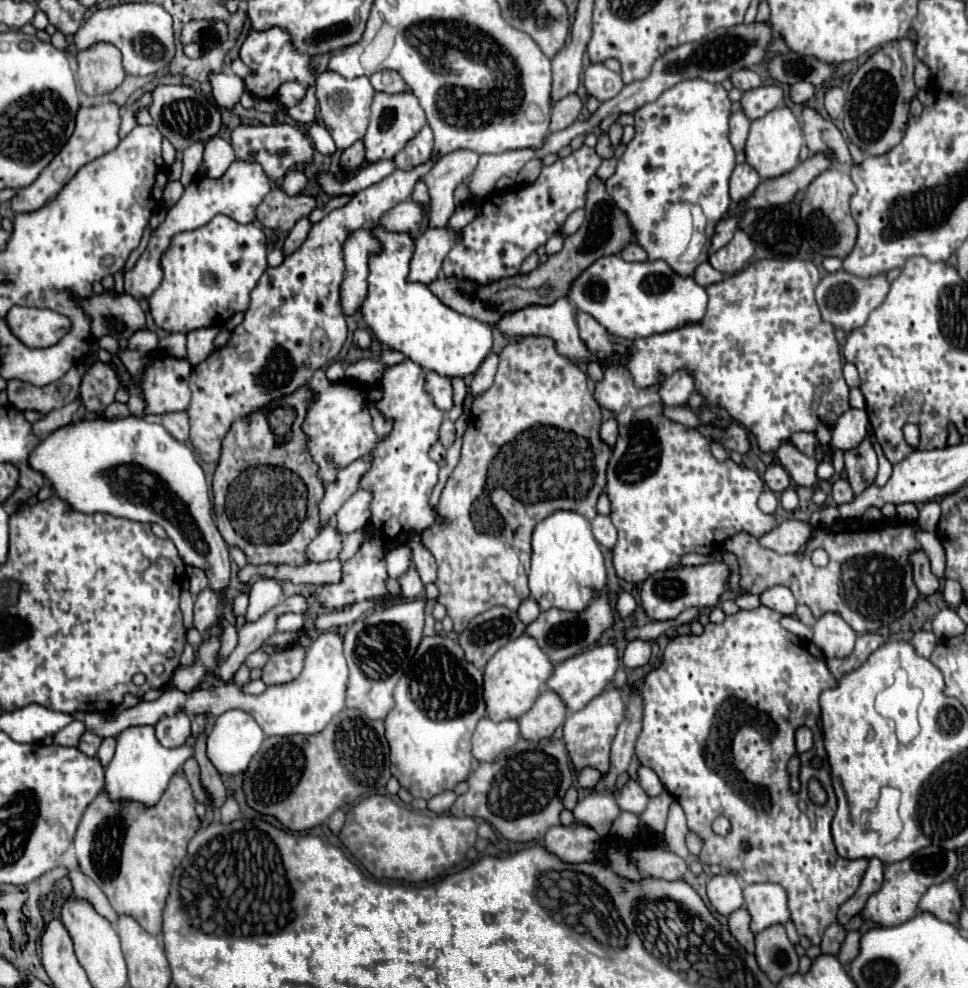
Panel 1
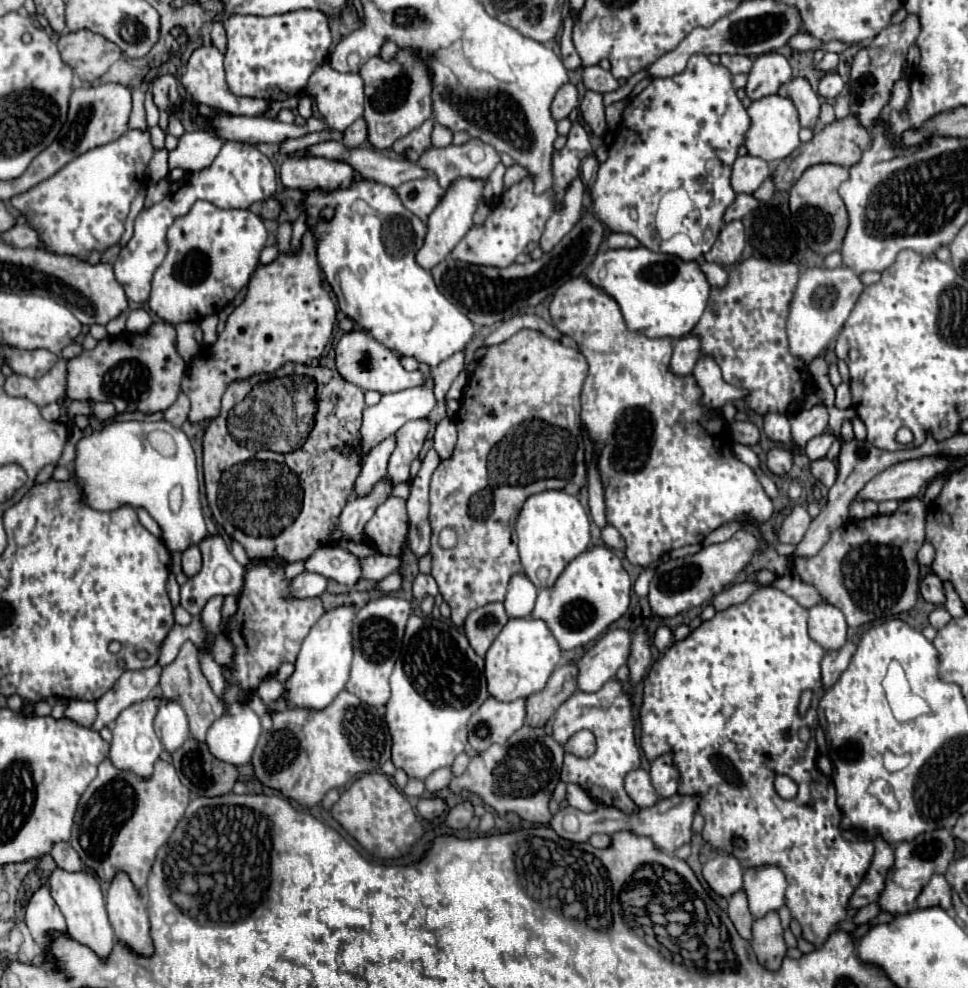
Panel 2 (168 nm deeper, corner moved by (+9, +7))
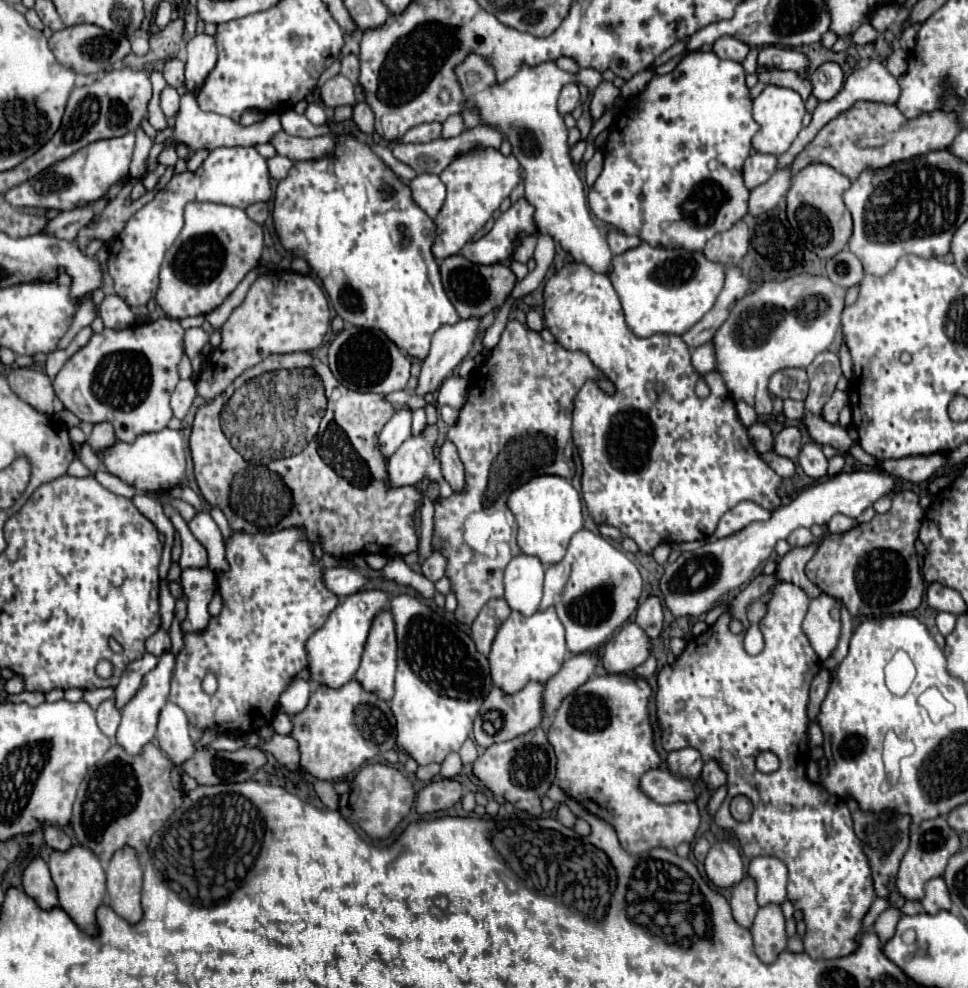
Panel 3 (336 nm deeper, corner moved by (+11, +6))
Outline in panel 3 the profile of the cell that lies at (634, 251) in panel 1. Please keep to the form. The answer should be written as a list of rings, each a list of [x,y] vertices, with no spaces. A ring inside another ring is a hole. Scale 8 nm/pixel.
[[[618,230],[608,232],[608,246],[610,246],[610,250],[614,254],[622,254],[622,252],[626,252],[630,248],[636,248],[638,244],[640,244],[638,236],[626,236],[626,234],[618,232]]]

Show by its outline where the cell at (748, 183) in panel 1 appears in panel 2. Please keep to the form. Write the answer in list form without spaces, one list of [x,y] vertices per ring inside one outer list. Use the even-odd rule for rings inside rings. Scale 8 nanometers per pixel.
[[[746,155],[738,157],[732,169],[732,185],[736,193],[754,193],[766,177],[770,177],[772,167],[764,159]]]

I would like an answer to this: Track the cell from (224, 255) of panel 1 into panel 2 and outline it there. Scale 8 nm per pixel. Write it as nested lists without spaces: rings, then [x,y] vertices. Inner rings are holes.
[[[196,201],[192,209],[178,217],[174,225],[168,229],[168,255],[164,263],[156,269],[152,279],[152,293],[150,293],[150,309],[164,321],[178,325],[182,321],[202,321],[206,315],[214,315],[224,309],[238,291],[248,283],[252,271],[258,265],[260,251],[266,243],[266,227],[262,219],[248,209],[220,209],[208,201]]]

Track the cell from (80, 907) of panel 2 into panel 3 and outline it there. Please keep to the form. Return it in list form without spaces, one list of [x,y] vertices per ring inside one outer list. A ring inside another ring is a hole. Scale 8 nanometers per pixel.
[[[82,846],[70,848],[68,852],[52,852],[48,866],[58,890],[60,908],[76,922],[76,926],[80,926],[80,930],[84,930],[88,936],[96,936],[98,934],[96,910],[106,900],[106,876],[96,854]]]

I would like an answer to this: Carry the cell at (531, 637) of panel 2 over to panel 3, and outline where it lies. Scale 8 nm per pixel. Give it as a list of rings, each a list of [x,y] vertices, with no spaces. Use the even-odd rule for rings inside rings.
[[[554,608],[536,612],[528,618],[512,612],[508,620],[500,626],[492,642],[492,652],[488,656],[490,676],[496,688],[504,690],[504,694],[514,694],[516,690],[522,690],[528,682],[544,684],[546,680],[550,680],[560,670],[566,654],[568,650],[564,640],[564,626],[558,620]]]

